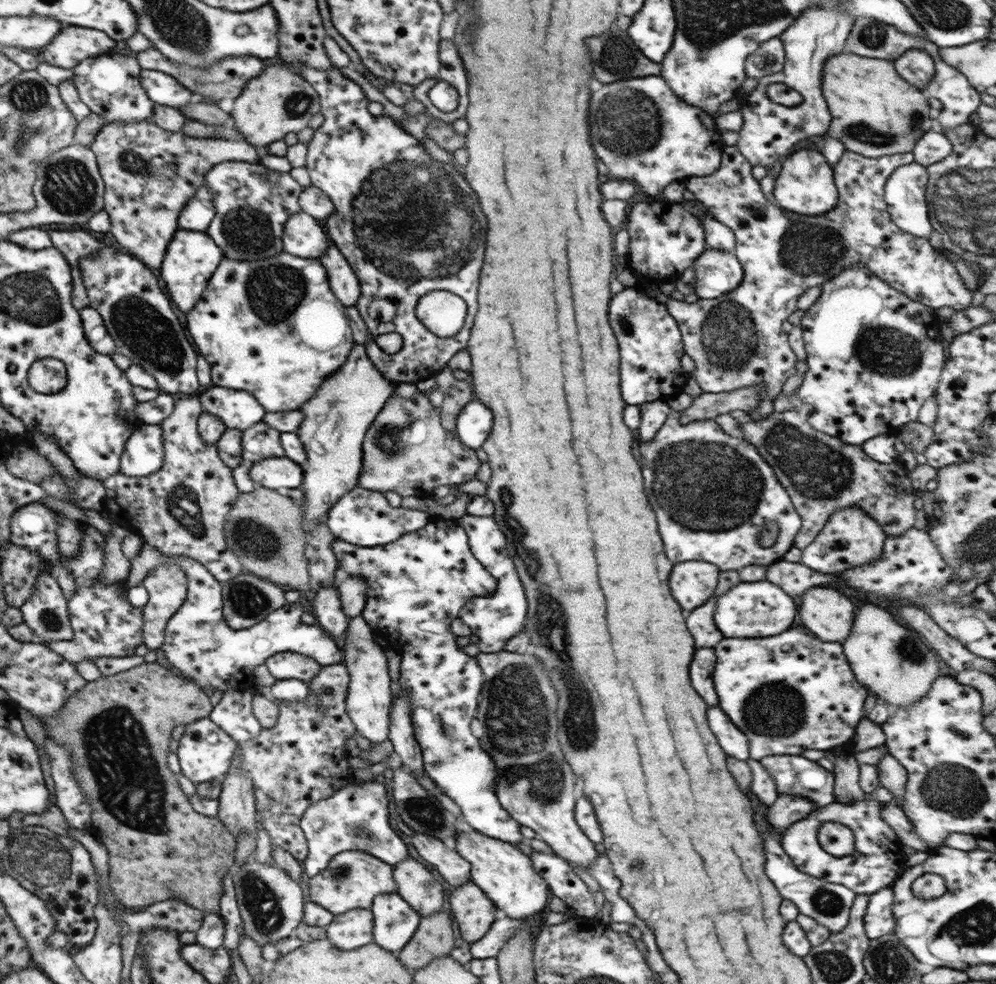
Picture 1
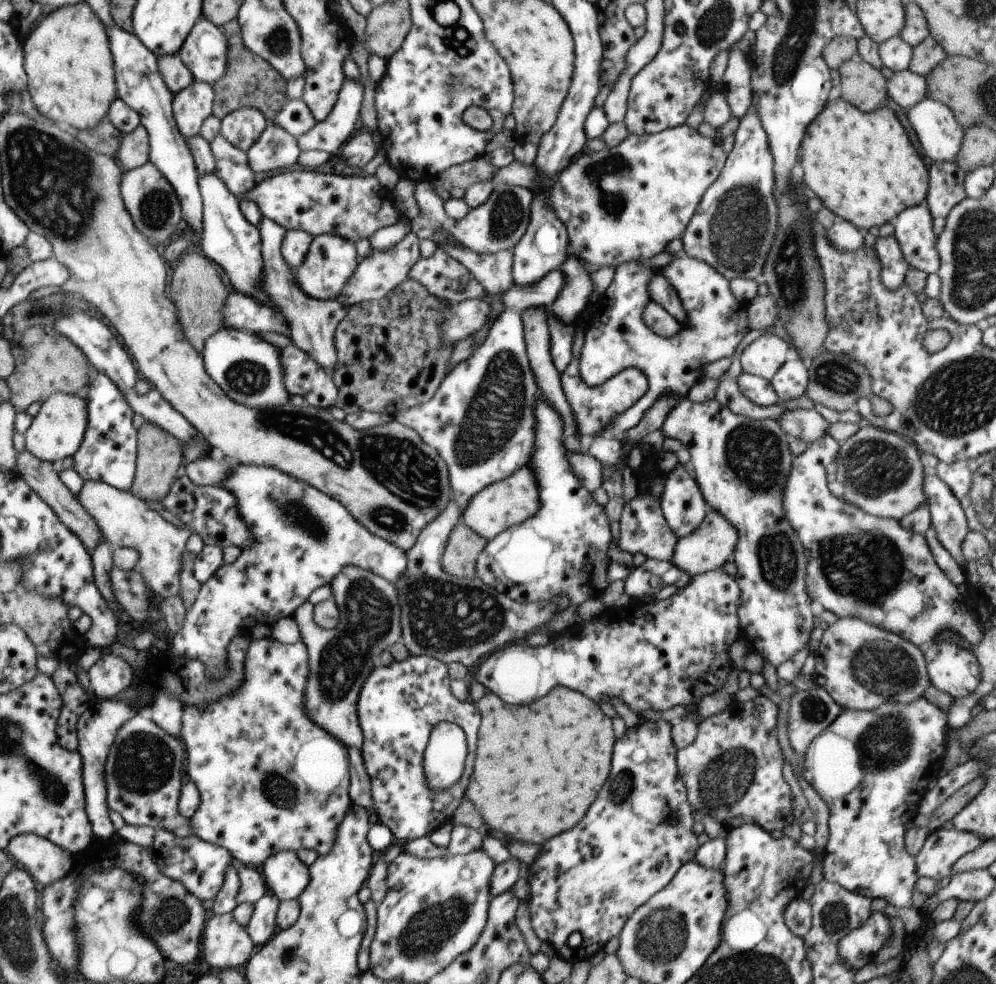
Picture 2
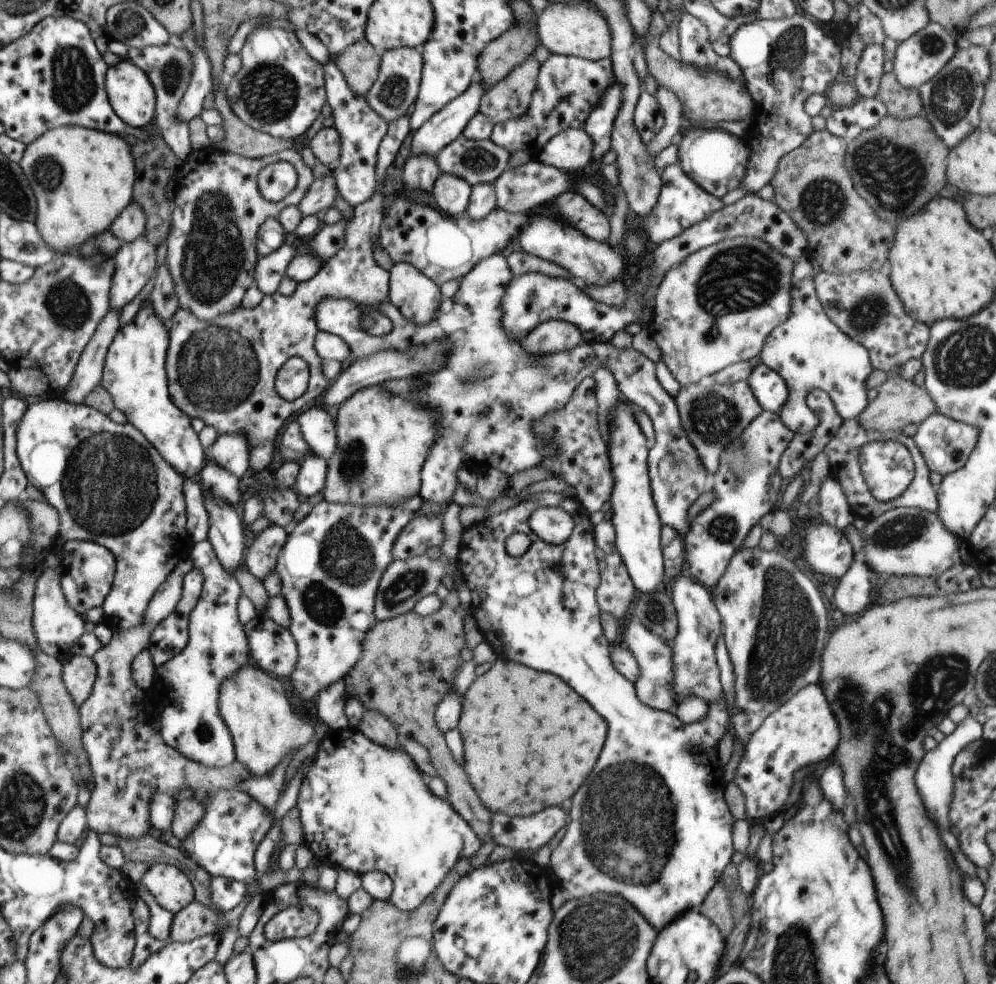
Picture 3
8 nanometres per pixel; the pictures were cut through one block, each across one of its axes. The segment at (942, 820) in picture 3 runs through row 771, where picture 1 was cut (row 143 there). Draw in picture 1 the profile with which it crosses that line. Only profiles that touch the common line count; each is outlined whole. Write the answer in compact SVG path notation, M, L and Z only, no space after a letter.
M934 127L921 135L911 151L915 163L928 167L952 153L952 146L949 139Z

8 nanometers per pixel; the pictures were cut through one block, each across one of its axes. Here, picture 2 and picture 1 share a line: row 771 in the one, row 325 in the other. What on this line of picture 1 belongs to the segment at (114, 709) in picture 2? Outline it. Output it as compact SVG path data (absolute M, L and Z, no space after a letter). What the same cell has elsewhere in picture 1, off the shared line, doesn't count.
M87 306L79 309L78 312L83 324L84 335L92 348L101 355L113 355L116 352L115 341L109 336L108 330L104 327L103 318L97 309Z

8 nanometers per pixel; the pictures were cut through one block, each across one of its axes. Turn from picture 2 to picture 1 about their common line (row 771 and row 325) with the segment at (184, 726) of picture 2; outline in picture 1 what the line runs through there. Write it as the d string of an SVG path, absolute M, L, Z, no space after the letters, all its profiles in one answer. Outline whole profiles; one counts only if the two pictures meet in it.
M285 252L251 261L231 260L224 257L221 260L221 268L216 269L217 276L213 276L213 280L209 280L209 288L204 288L205 296L200 296L201 304L197 304L197 308L192 308L184 315L186 327L189 328L189 334L193 337L193 344L197 347L197 352L201 352L200 356L210 367L210 384L251 393L256 398L256 402L265 410L265 413L299 410L300 405L312 396L317 386L344 364L347 353L354 343L345 314L345 307L328 287L325 269L318 259L304 259Z

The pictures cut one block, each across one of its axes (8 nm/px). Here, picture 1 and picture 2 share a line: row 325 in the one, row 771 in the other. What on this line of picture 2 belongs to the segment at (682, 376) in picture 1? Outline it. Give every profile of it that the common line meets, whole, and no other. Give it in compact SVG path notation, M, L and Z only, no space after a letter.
M657 720L657 722L645 721L636 727L626 729L624 735L617 739L613 745L609 780L605 780L605 784L601 786L601 792L597 792L597 800L593 800L593 804L589 806L585 816L571 830L561 832L561 834L549 838L542 844L542 849L537 858L528 867L528 876L524 882L527 887L526 897L531 928L533 928L535 936L539 938L541 943L548 943L553 949L553 954L557 958L567 961L567 964L575 965L576 961L588 960L595 952L603 950L605 943L619 934L625 921L635 912L636 908L639 908L641 904L645 904L645 901L649 900L655 892L659 892L673 878L680 866L683 866L686 862L693 861L695 851L698 848L697 837L692 830L695 818L686 797L685 787L677 774L676 748L671 740L670 723L663 722L663 720Z

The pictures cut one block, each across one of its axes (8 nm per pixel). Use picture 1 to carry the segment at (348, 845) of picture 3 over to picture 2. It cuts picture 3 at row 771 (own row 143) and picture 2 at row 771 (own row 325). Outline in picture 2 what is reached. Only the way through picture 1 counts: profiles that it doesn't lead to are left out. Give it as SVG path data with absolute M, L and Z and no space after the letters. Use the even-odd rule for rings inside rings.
M407 655L404 660L399 662L392 660L387 664L377 663L369 672L369 676L365 677L358 692L356 714L363 736L360 753L371 784L373 810L377 812L377 821L383 823L397 840L408 841L426 837L433 830L437 830L439 826L450 822L453 811L465 798L467 782L469 782L471 768L473 768L479 712L471 700L459 702L451 694L449 681L447 666L440 660L425 655ZM443 721L456 724L463 730L466 738L466 756L463 772L457 778L457 782L443 792L433 792L427 786L427 780L423 774L423 750L427 746L427 739L433 726Z

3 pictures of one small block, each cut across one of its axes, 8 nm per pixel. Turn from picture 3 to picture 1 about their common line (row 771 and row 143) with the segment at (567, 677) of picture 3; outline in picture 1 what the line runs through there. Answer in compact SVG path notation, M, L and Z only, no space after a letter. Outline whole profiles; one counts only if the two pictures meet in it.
M660 75L642 76L601 86L589 100L589 130L595 156L609 168L613 179L631 181L648 195L660 194L670 182L713 174L720 164L722 148L720 131L711 115L700 108L683 104L669 94L669 86Z

